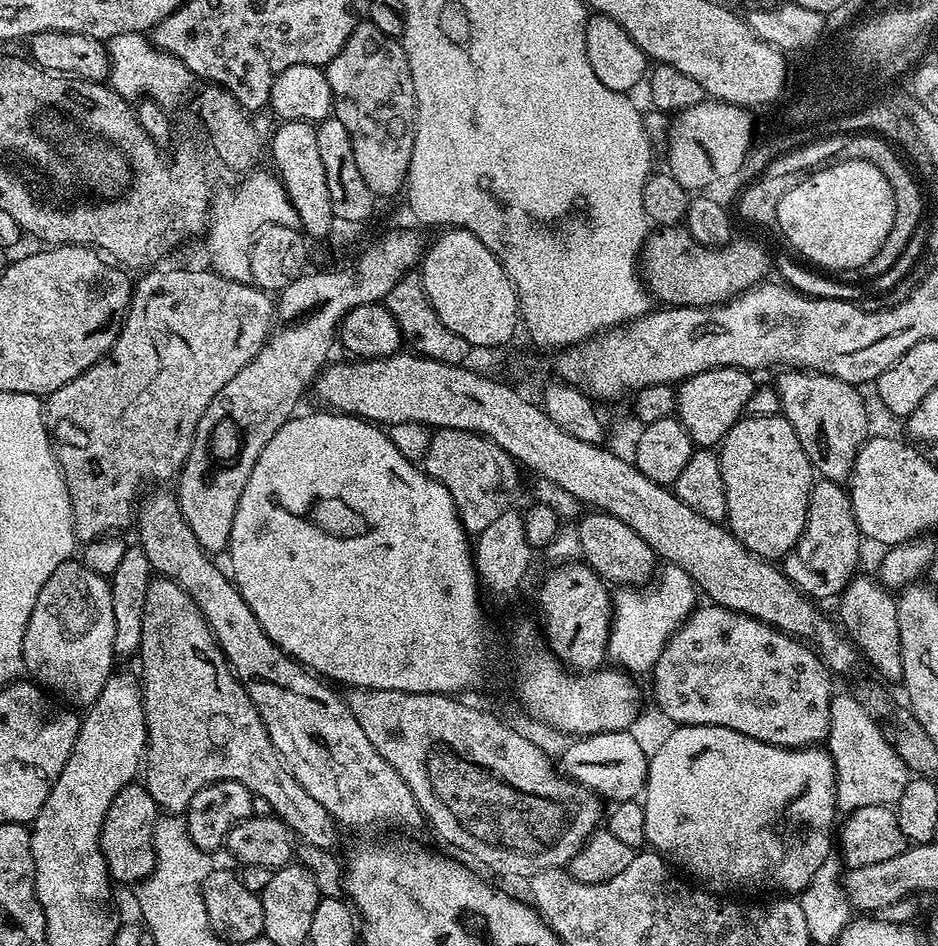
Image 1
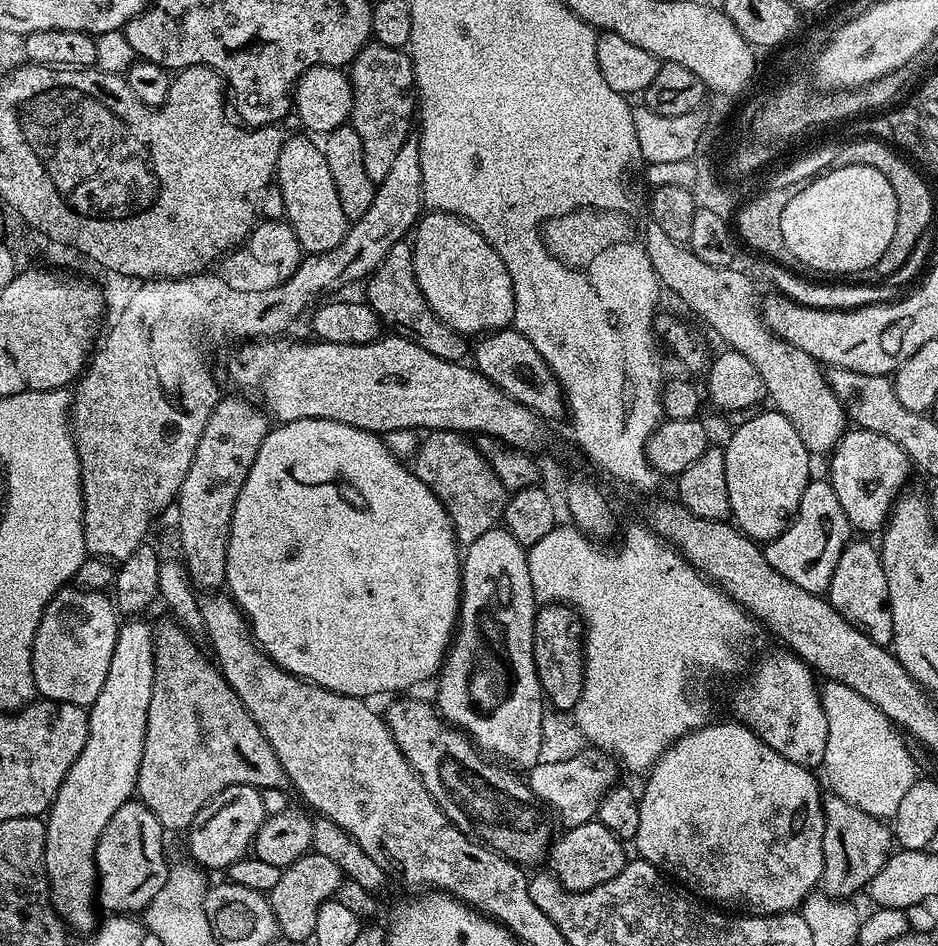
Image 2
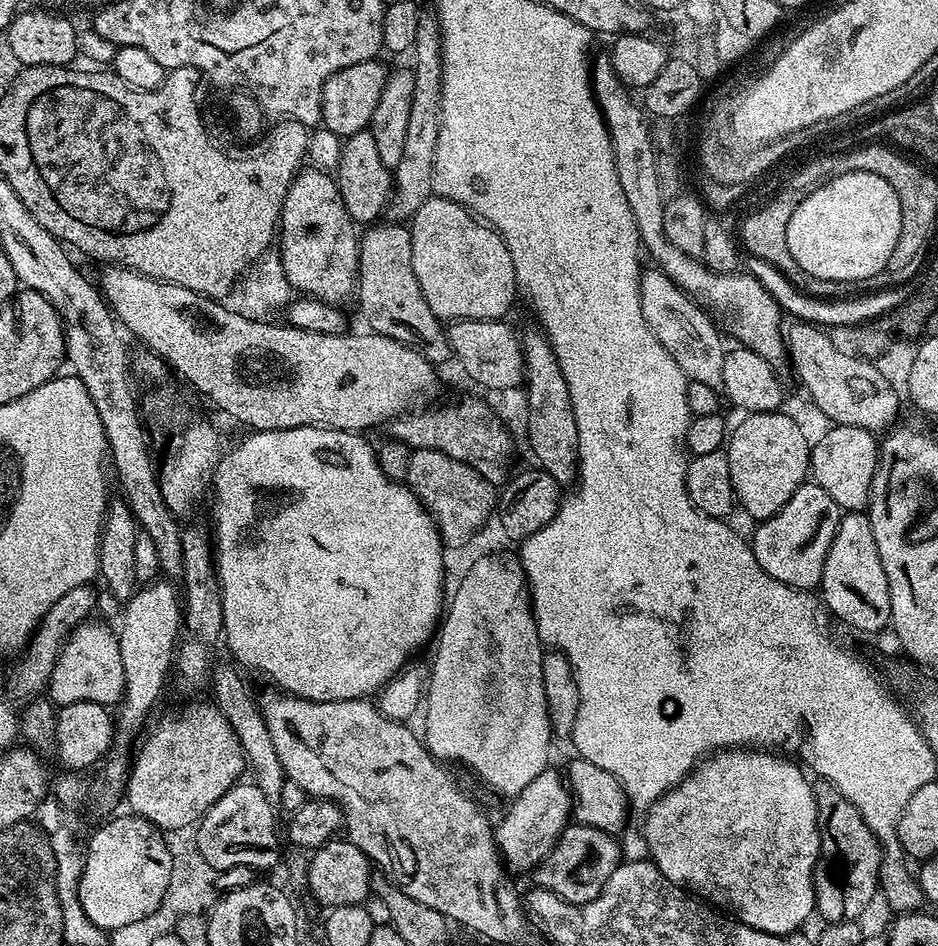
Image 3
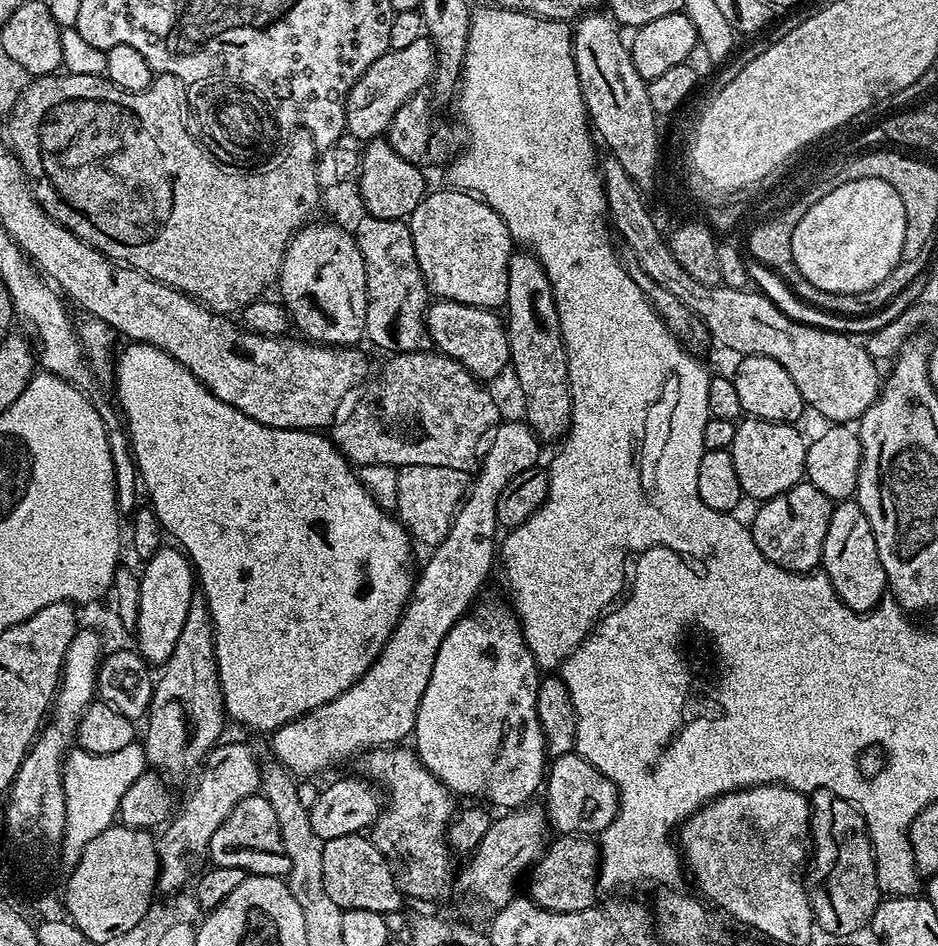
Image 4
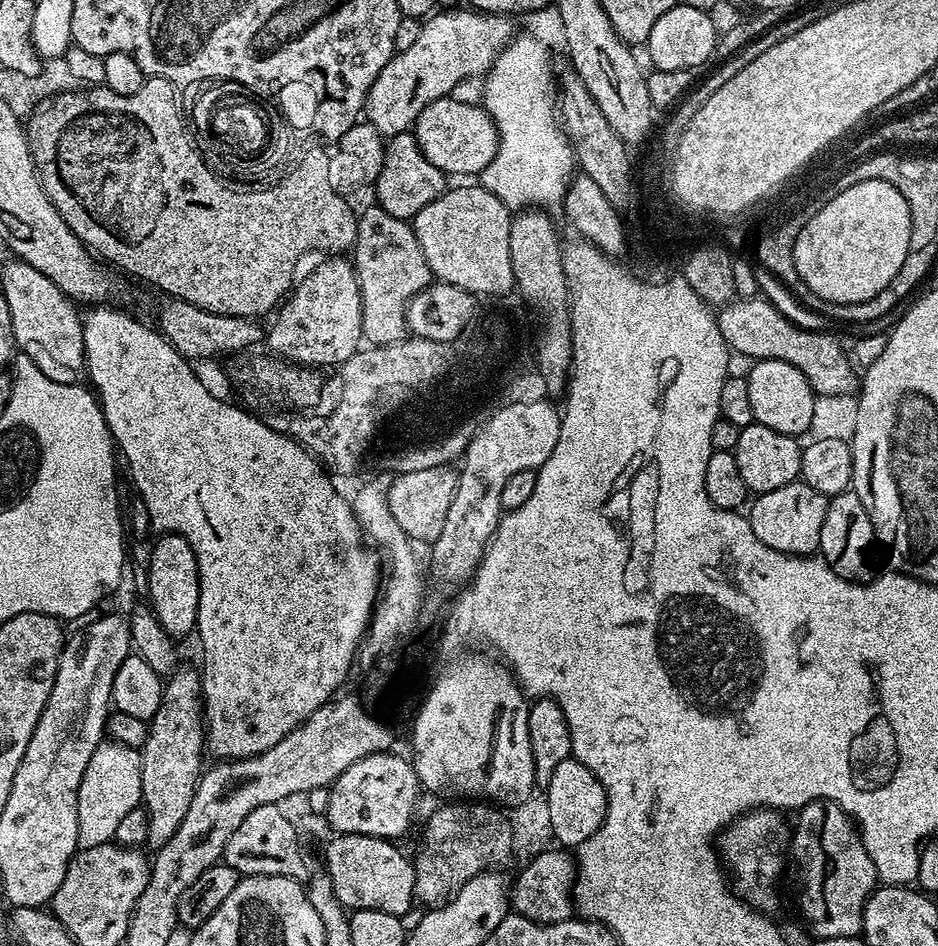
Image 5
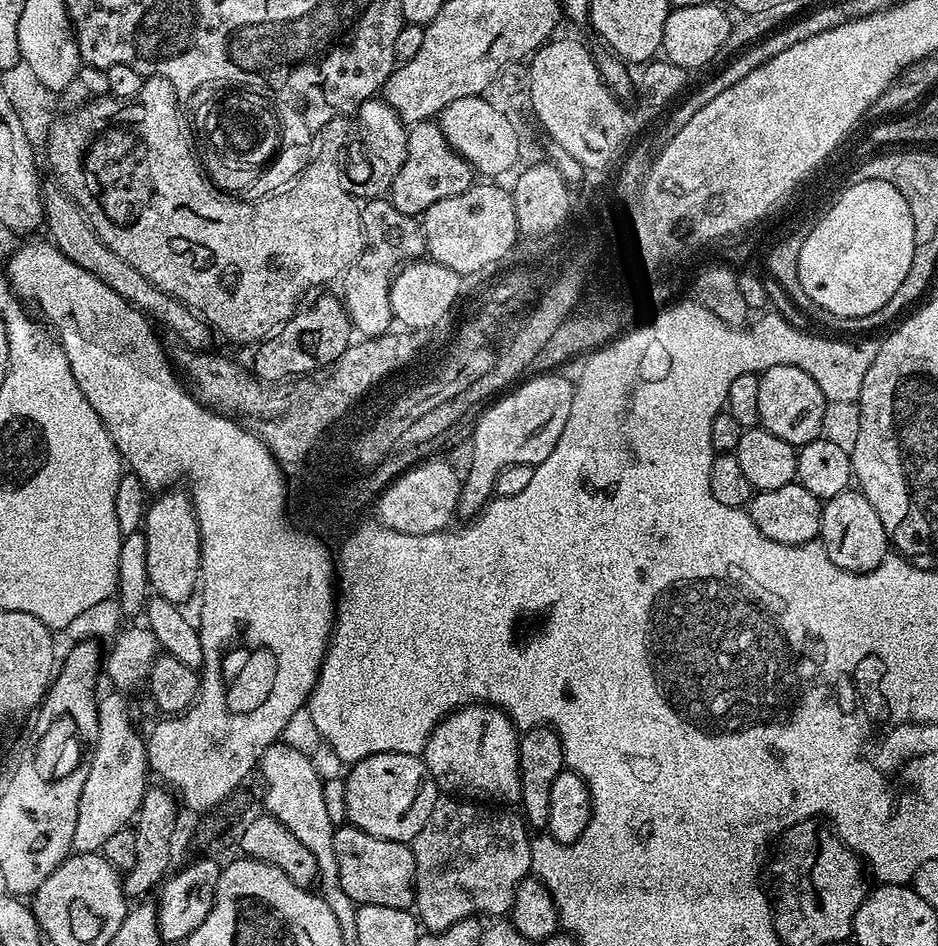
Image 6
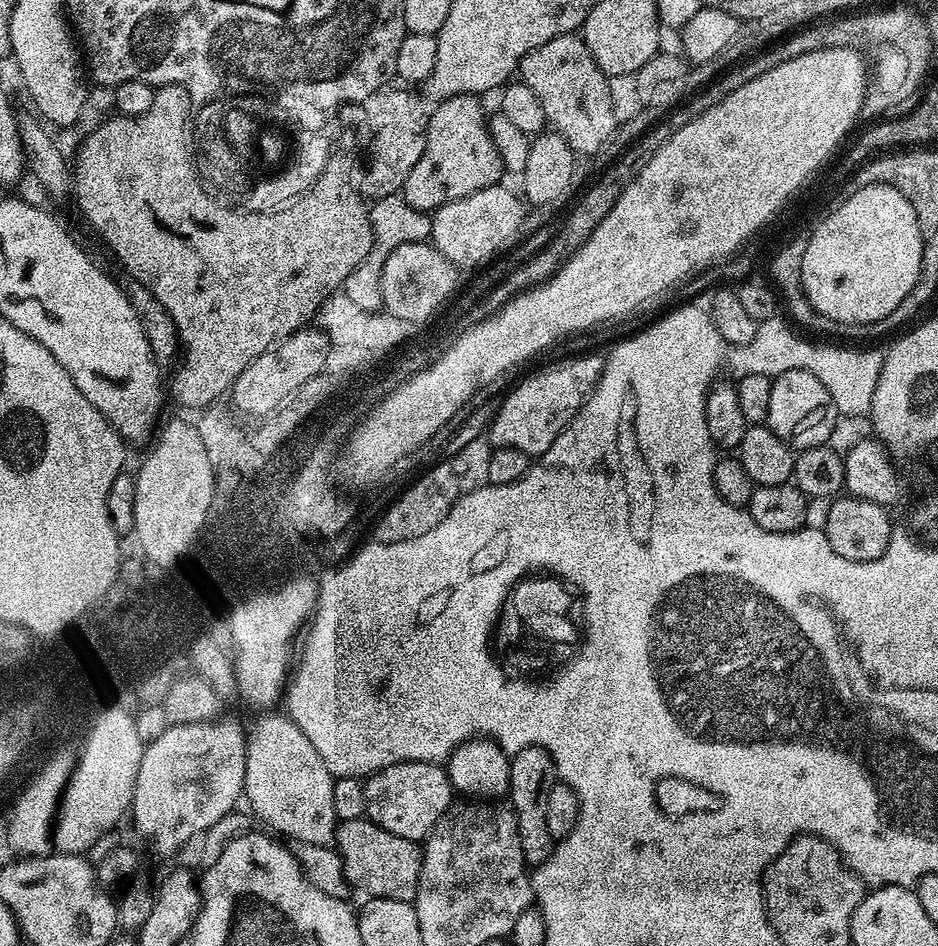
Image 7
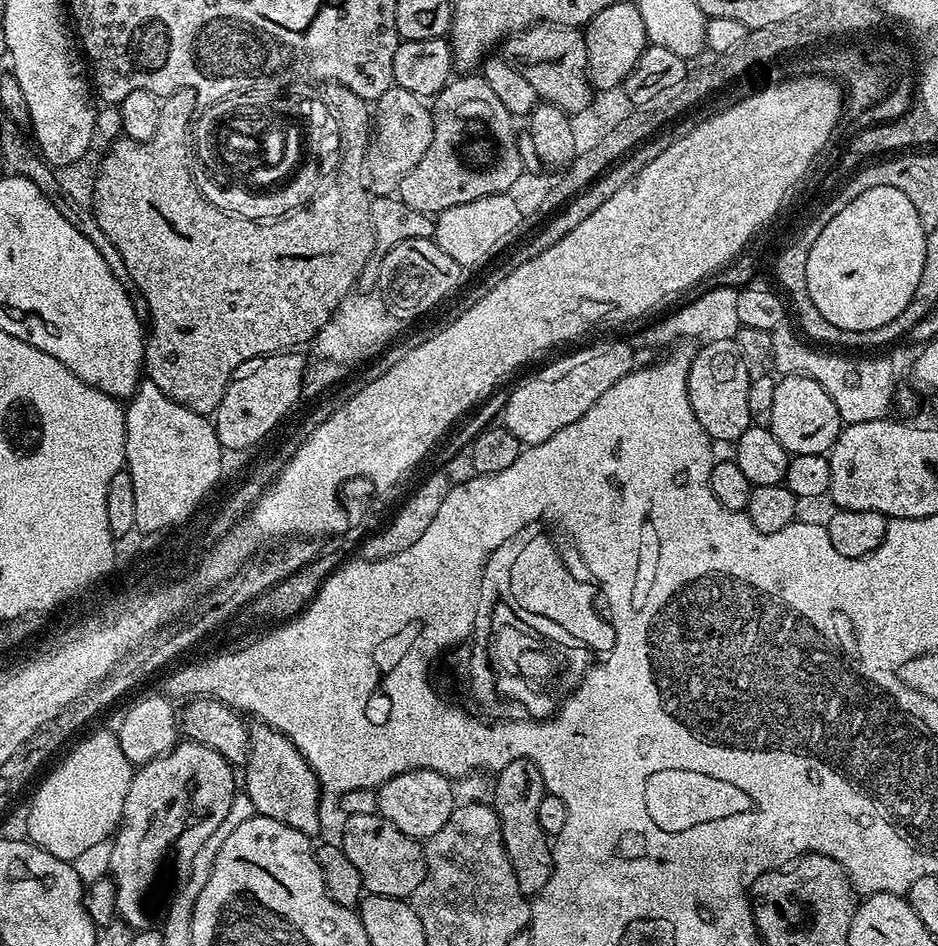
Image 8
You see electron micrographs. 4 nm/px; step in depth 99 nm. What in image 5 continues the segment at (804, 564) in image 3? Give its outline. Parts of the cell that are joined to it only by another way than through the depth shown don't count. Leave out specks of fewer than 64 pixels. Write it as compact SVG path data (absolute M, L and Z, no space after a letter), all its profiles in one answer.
M797 478L786 486L778 486L778 490L759 493L751 501L752 509L750 504L746 515L754 534L758 534L758 542L766 542L770 550L778 550L787 556L811 556L820 547L828 501L829 497Z

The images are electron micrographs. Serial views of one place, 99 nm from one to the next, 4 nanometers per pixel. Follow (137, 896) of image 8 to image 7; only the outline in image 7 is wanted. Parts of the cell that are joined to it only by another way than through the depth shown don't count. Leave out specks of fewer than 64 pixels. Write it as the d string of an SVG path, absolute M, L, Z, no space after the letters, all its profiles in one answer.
M203 720L193 724L169 724L158 738L147 741L142 754L142 766L138 766L138 778L132 795L130 820L152 843L160 856L172 856L183 844L208 831L214 822L227 816L241 803L246 778L246 746L248 738L245 725L236 720Z

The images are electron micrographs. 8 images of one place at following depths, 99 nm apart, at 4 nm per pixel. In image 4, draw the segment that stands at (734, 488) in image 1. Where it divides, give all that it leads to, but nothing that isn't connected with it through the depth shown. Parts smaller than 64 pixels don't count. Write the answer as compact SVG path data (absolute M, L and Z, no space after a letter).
M744 418L736 424L734 442L730 449L734 458L734 470L745 497L763 502L790 491L805 479L804 463L808 444L801 429L792 422Z

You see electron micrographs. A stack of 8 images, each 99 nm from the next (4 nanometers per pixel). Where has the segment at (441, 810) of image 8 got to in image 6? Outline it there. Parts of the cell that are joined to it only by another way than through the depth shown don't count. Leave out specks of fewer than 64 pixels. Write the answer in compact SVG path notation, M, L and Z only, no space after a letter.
M379 752L362 758L351 765L347 772L348 776L343 777L346 786L347 823L366 834L374 834L374 838L386 838L390 842L411 845L412 839L422 830L422 826L430 822L430 814L434 814L434 806L438 799L436 783L423 759L410 754Z

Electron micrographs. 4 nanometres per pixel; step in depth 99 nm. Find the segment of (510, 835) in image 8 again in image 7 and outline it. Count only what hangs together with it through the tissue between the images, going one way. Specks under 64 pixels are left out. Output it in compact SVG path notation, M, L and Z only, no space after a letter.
M530 746L511 753L507 799L518 822L518 838L522 842L522 854L525 861L532 866L545 864L554 851L554 841L550 829L546 826L546 798L557 780L556 767L546 750Z

